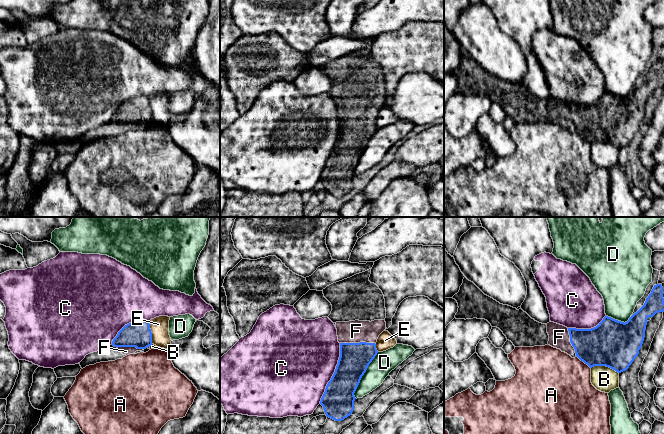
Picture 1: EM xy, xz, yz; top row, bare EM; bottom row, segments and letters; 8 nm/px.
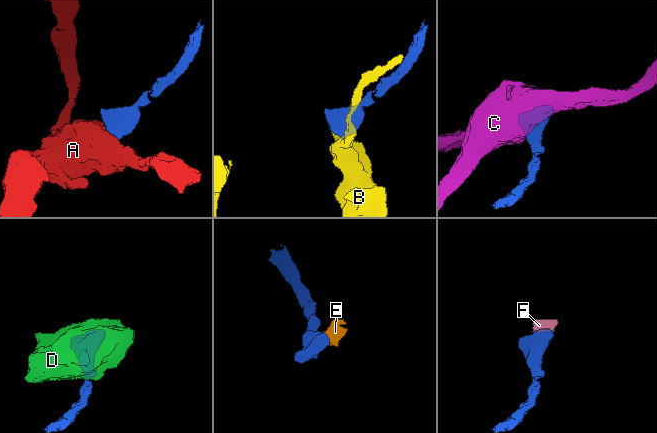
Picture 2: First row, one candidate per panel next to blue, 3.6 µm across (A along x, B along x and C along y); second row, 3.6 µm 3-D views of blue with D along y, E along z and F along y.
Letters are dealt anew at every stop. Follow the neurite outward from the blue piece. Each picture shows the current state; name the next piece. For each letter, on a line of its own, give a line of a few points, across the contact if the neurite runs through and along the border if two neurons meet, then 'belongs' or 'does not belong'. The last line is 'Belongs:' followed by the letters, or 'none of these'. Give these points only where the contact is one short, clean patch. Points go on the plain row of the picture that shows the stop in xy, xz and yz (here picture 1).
A: does not belong
B: does not belong
C: does not belong
D: does not belong
E: line xy (148, 97), (152, 119); does not belong
F: line xz (354, 135), (357, 119), (356, 107); belongs
Belongs: F

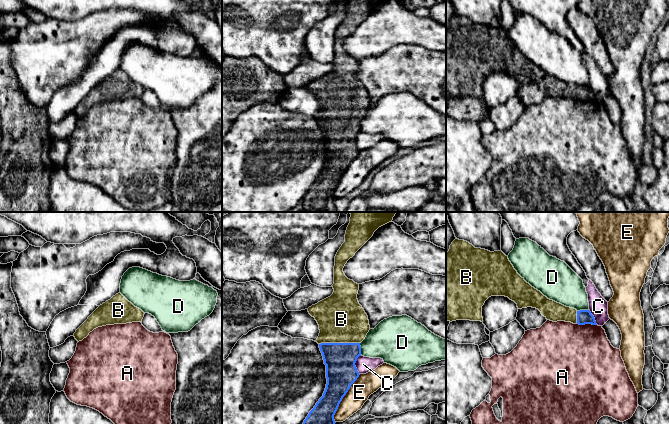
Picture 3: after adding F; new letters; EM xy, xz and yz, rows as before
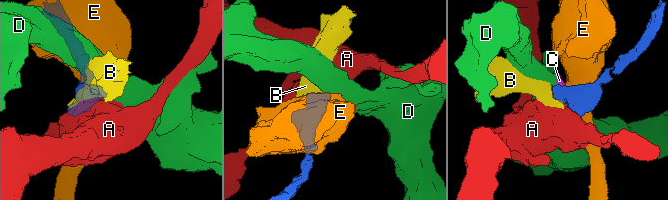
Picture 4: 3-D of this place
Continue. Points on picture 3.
A: does not belong
B: line xz (340, 134), (339, 119), (341, 95); belongs
C: line xz (361, 131), (355, 139), (359, 150); does not belong
D: line xz (359, 119), (361, 130); does not belong
E: does not belong
Belongs: B

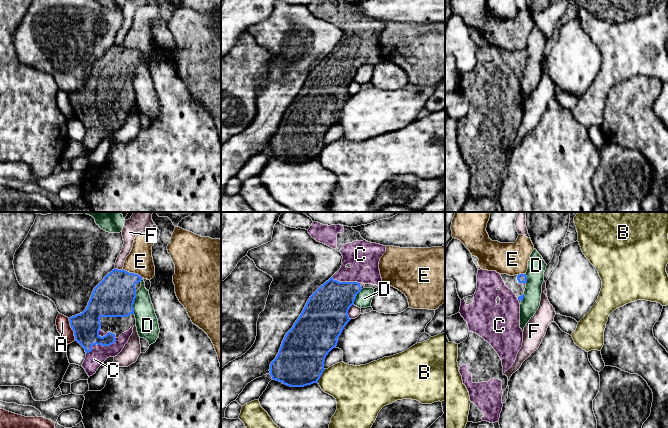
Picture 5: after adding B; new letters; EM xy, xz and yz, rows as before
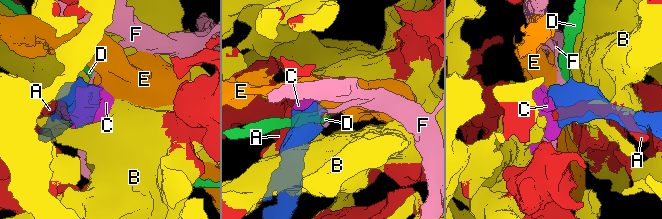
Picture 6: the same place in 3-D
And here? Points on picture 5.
A: does not belong
B: does not belong
C: belongs
D: line xy (136, 67), (133, 89); does not belong
E: line xy (122, 45), (137, 49), (142, 53); does not belong
F: does not belong
Belongs: C

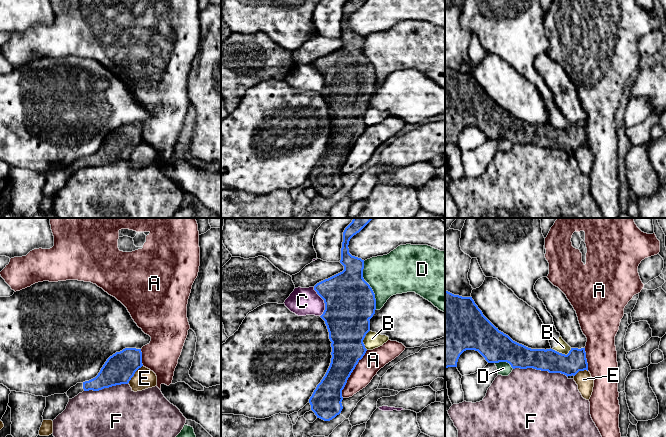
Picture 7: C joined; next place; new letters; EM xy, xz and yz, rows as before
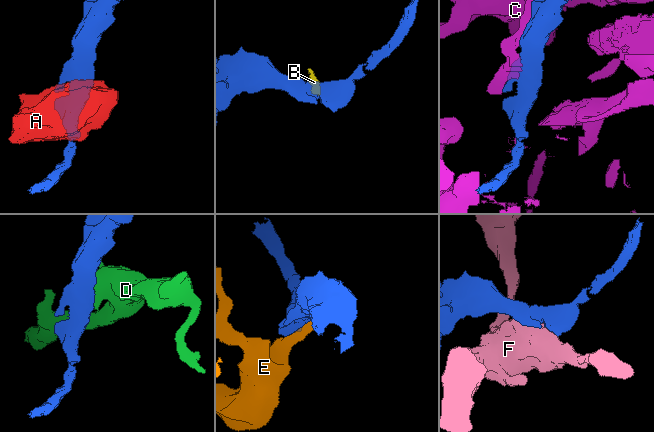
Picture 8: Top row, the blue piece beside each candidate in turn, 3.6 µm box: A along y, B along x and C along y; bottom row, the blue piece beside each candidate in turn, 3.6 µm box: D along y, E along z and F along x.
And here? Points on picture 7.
A: does not belong
B: line yz (552, 124), (565, 130), (571, 125); does not belong
C: does not belong
D: does not belong
E: does not belong
F: does not belong
Belongs: none of these

